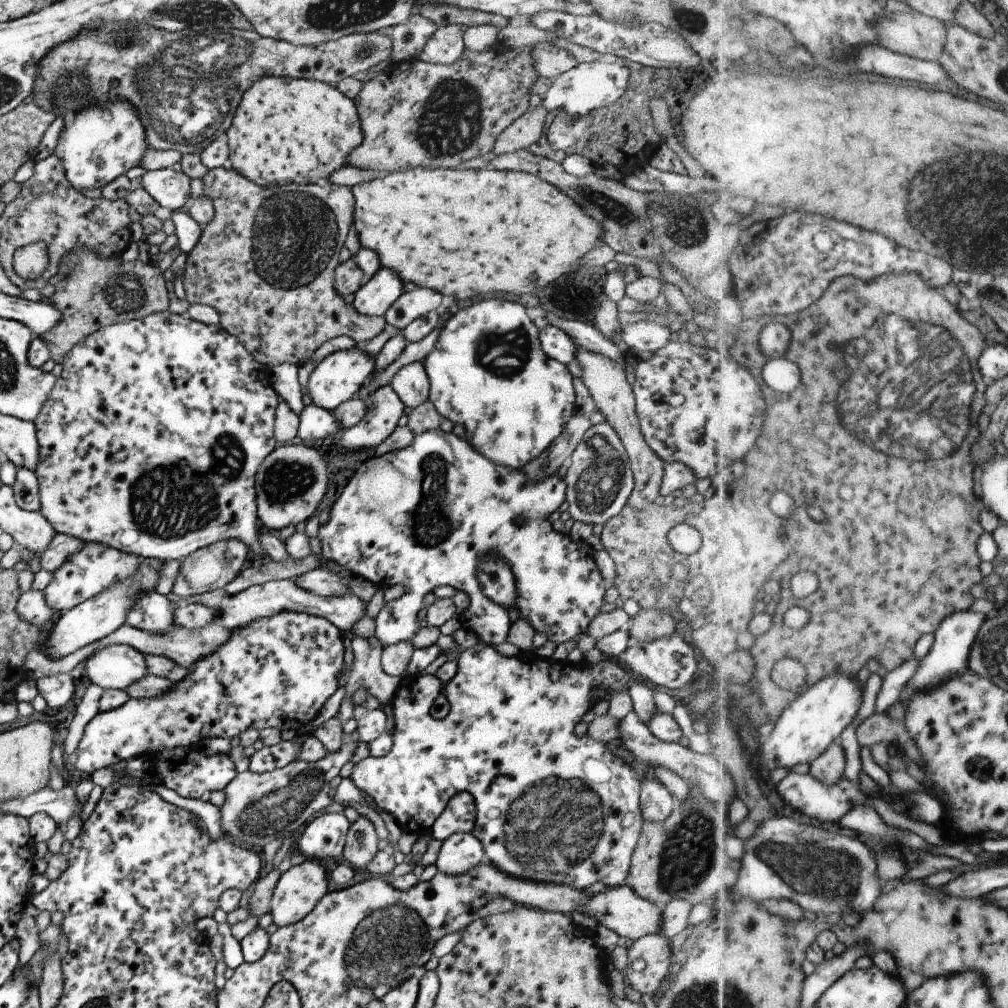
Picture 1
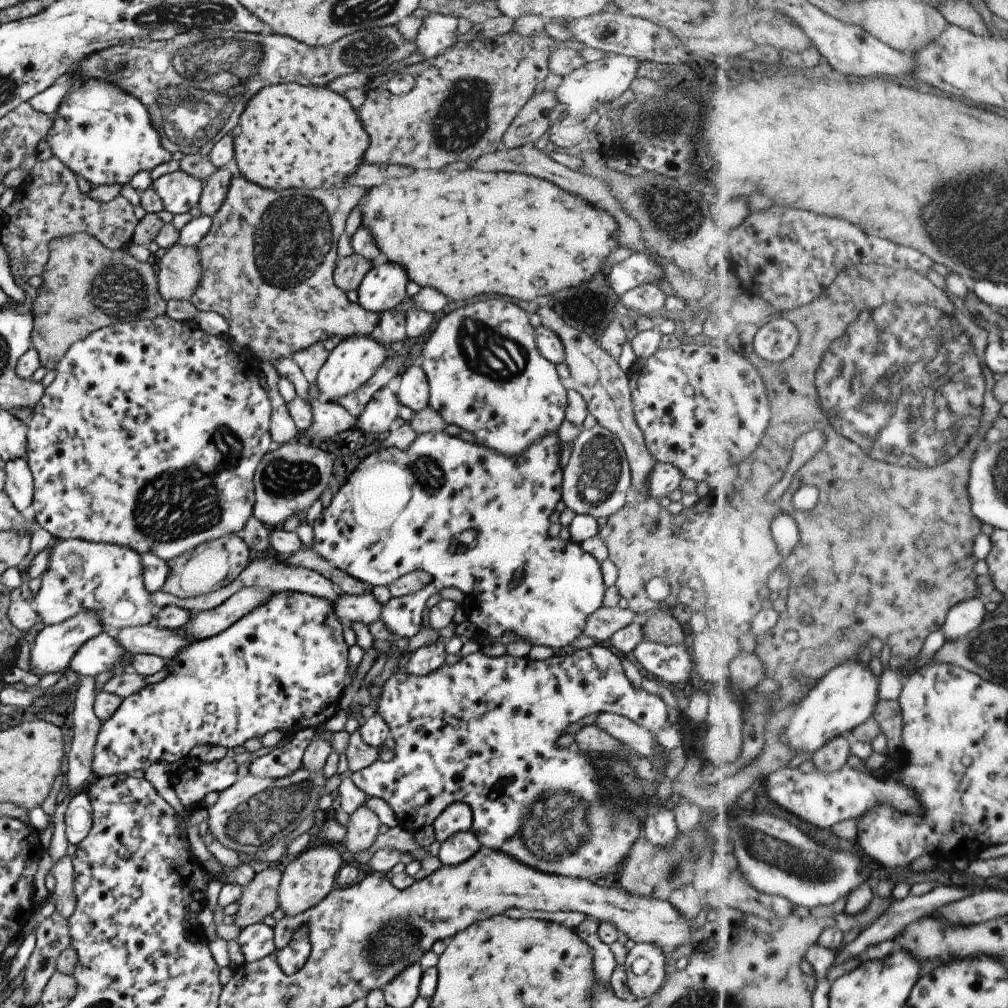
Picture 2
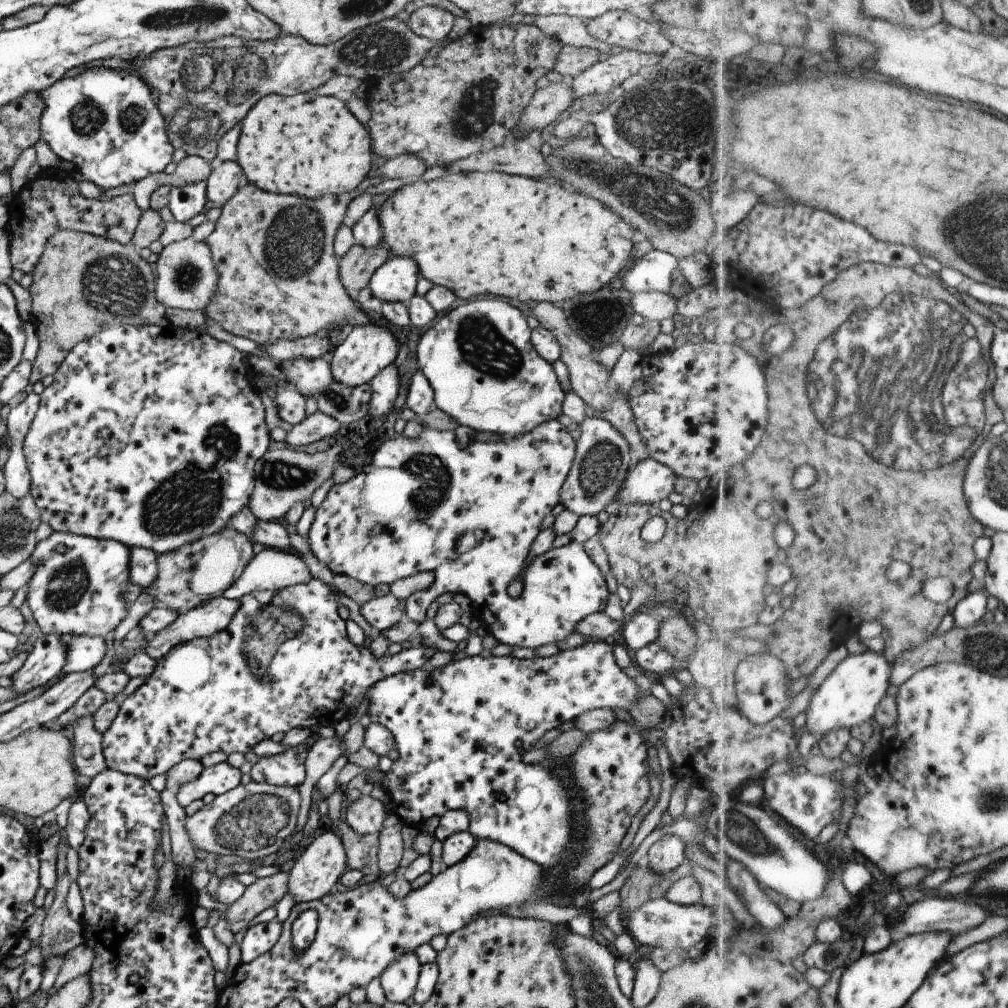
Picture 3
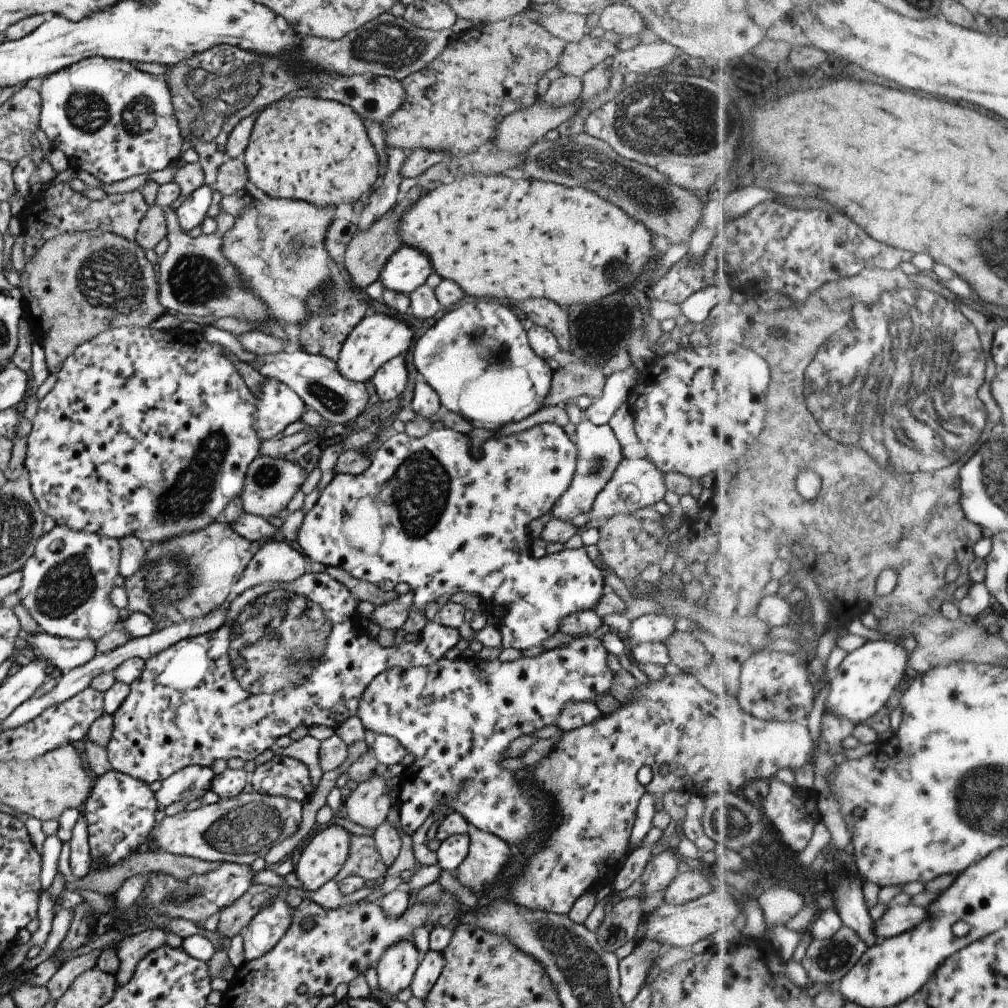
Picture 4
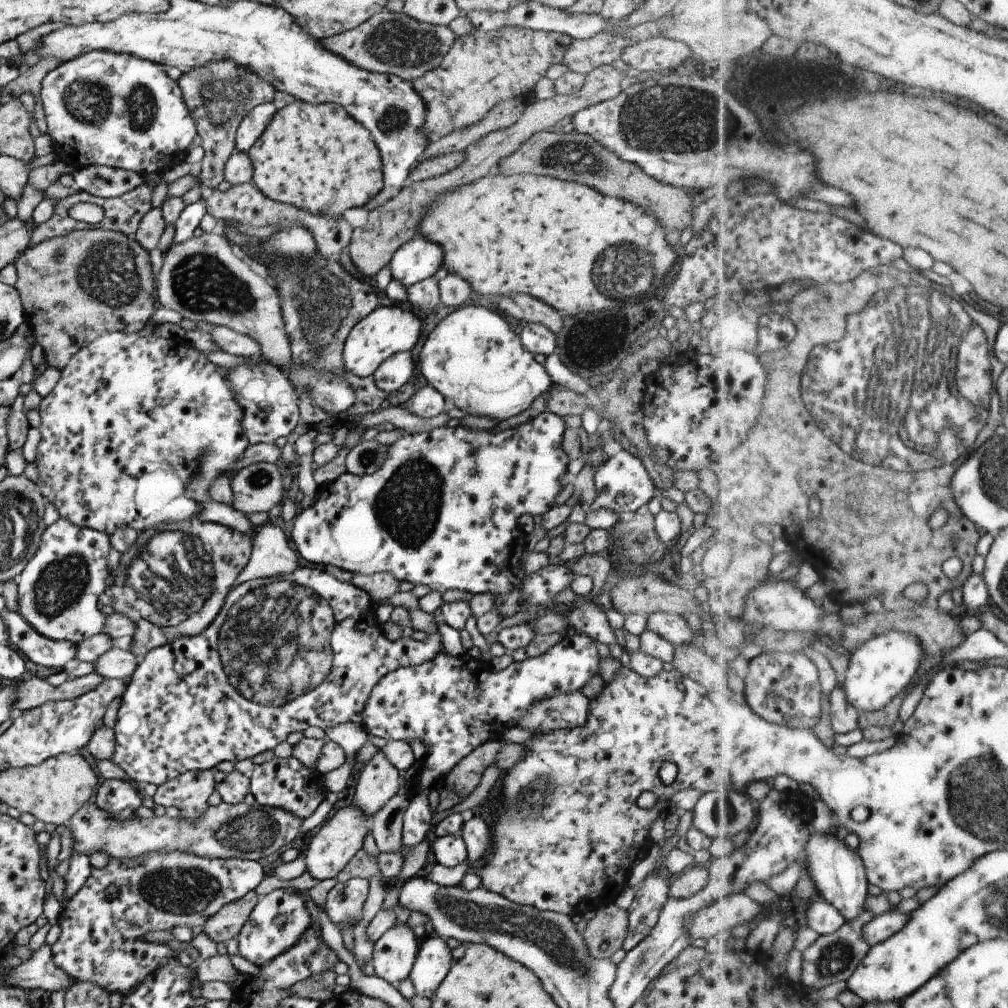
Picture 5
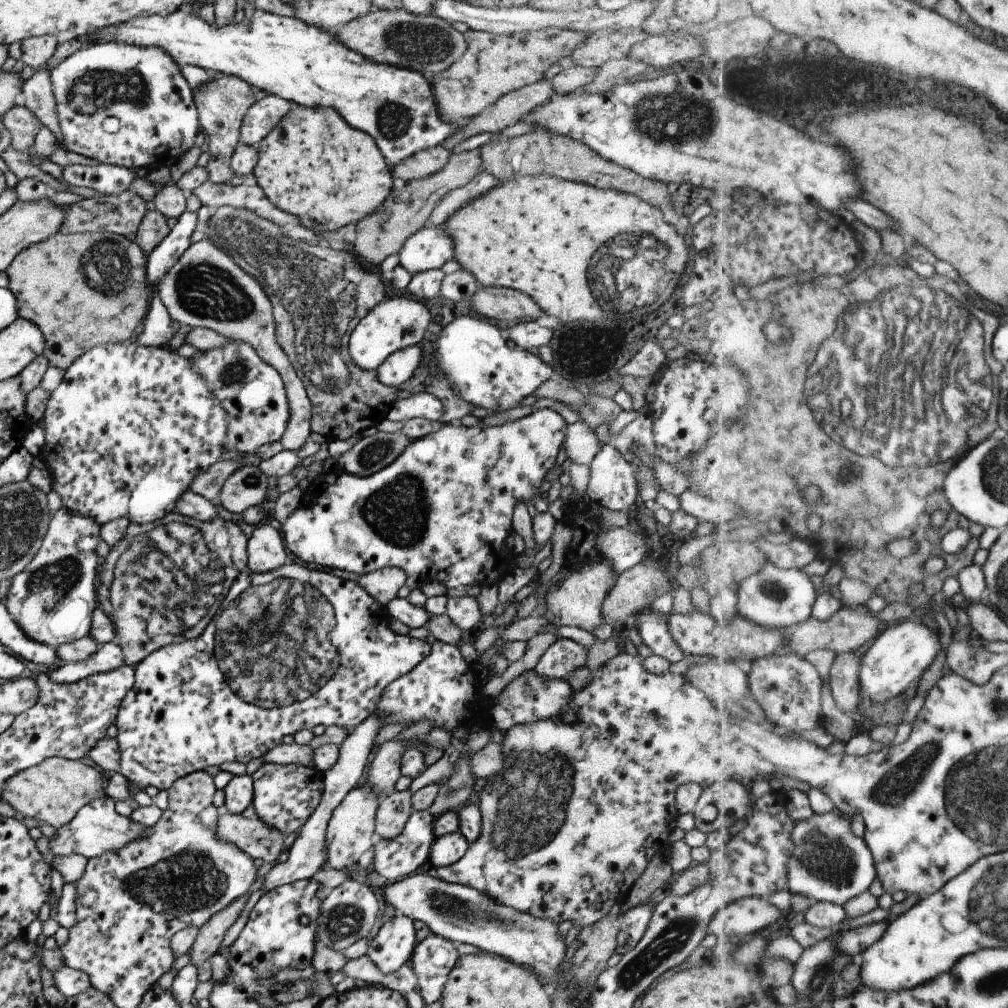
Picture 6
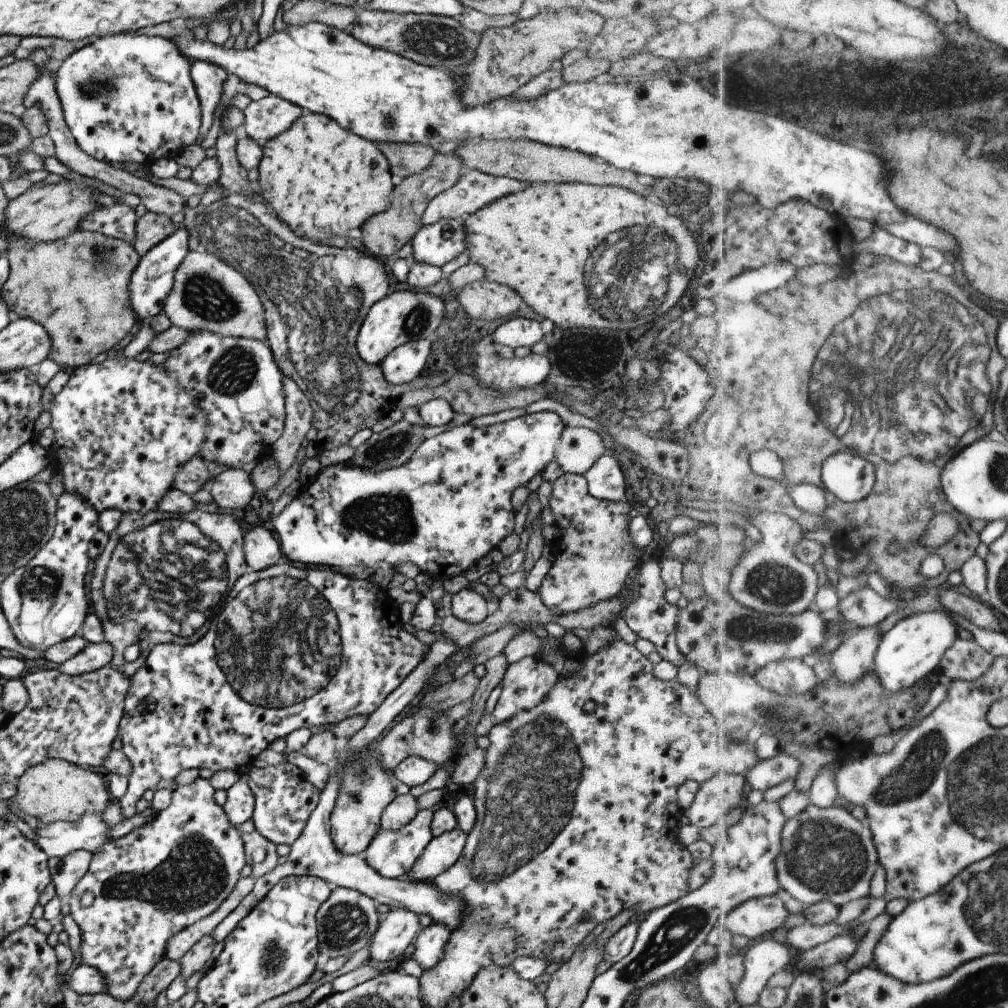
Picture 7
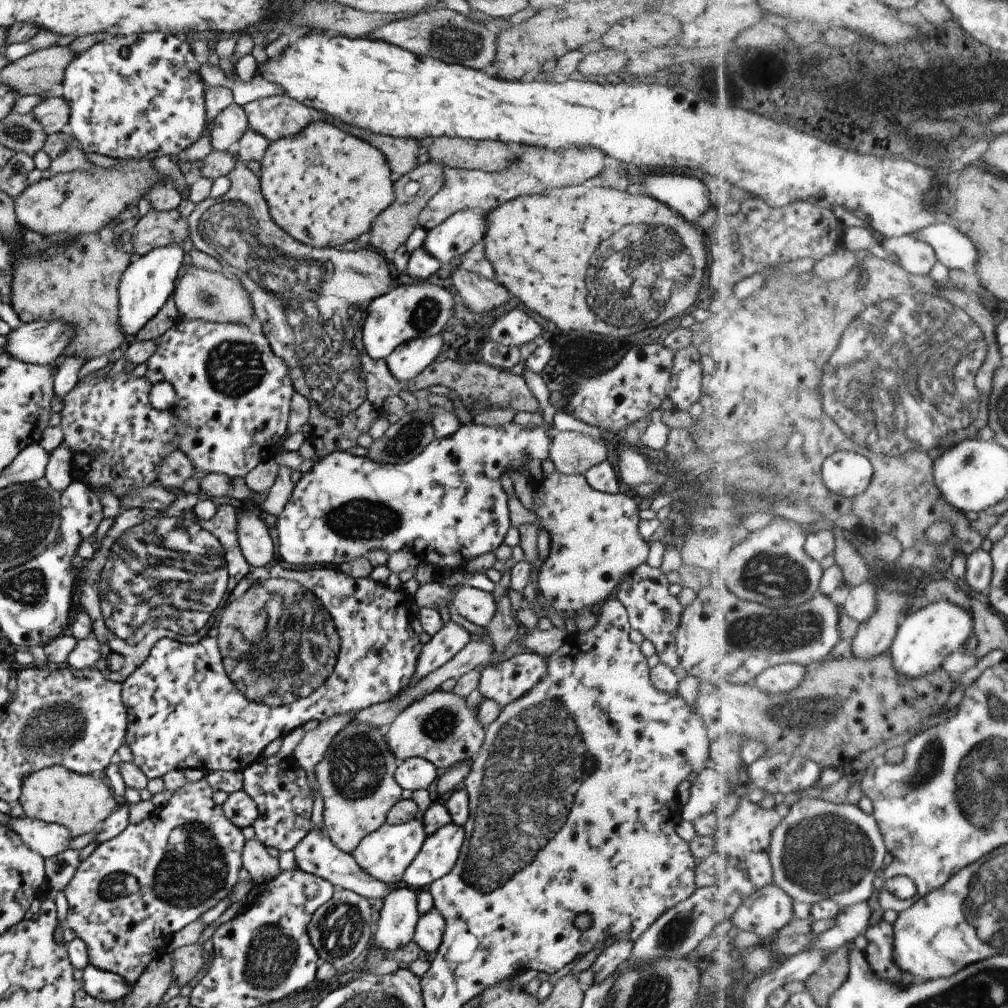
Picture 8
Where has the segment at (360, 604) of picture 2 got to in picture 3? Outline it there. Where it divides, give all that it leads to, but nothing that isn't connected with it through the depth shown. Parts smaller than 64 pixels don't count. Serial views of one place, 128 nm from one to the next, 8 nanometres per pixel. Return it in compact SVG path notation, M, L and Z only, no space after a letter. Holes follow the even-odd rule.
M390 592L376 595L360 605L360 615L379 632L406 619L404 599L395 598Z

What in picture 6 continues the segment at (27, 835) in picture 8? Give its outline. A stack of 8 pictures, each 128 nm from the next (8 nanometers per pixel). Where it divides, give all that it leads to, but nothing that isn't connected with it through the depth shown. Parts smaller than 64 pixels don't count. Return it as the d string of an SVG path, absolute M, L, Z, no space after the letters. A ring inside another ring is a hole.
M103 794L82 806L67 824L55 829L54 836L48 840L49 850L55 857L80 854L89 860L102 852L119 850L139 835L147 836L144 830L148 828L134 824L128 817L117 814L113 809L114 802L114 799Z

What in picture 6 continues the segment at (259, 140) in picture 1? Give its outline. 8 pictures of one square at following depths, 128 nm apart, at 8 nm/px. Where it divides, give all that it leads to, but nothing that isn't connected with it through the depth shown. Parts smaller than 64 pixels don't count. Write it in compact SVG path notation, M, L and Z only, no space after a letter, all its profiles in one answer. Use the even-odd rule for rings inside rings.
M292 104L290 111L285 115L255 146L257 151L257 162L252 170L256 184L267 200L278 209L288 215L296 217L300 221L300 226L311 229L314 232L333 231L344 228L346 224L359 222L364 216L374 213L383 204L383 201L393 192L391 188L392 174L385 164L381 151L377 148L375 141L363 131L351 128L332 108L309 108Z

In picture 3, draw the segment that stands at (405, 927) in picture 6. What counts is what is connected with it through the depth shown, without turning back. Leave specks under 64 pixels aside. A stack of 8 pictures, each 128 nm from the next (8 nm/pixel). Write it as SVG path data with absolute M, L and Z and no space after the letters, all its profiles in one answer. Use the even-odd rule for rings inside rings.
M413 951L396 956L384 971L380 972L379 982L387 1001L405 1003L414 991L420 963Z

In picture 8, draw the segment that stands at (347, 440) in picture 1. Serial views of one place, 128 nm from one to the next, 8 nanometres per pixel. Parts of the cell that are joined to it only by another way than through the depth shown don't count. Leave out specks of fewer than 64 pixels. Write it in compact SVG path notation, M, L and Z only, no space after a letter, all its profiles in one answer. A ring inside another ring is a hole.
M441 335L415 337L398 344L384 358L389 372L402 382L416 377L428 364L435 360L443 346Z

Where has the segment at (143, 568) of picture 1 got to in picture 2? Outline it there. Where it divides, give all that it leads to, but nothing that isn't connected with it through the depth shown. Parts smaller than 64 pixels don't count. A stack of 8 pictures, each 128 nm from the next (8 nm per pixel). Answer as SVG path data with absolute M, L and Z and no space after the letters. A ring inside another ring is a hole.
M89 610L87 612L77 612L75 616L63 620L61 623L45 626L33 638L33 643L30 644L29 668L35 672L37 678L39 674L61 672L63 668L68 668L73 654L79 650L80 646L101 633L103 633L103 630L101 630L99 614L89 612Z

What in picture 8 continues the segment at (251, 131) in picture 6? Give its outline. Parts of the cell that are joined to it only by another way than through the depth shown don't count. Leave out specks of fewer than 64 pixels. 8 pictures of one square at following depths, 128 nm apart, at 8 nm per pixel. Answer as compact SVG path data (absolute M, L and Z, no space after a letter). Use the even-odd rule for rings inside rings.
M285 93L258 98L242 107L248 126L268 141L293 136L311 122L307 107Z

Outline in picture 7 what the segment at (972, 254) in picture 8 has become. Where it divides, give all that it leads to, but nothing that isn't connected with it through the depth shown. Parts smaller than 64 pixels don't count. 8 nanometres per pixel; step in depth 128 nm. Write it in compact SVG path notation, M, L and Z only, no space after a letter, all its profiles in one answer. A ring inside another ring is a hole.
M906 218L903 223L881 225L880 223L875 222L875 224L879 224L881 228L891 231L895 236L918 244L921 247L932 246L939 248L941 252L945 252L945 256L947 256L947 260L949 260L951 264L957 264L957 262L959 262L959 256L957 256L957 248L959 248L959 242L955 242L955 236L949 236L945 230L941 230L941 228L933 226L933 224L927 224L925 220L915 220L915 218L911 218L911 220L909 220L909 218Z

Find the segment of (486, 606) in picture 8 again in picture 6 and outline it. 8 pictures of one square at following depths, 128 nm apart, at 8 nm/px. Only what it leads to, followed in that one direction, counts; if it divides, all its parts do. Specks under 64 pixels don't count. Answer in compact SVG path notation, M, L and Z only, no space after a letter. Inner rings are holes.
M468 595L447 598L444 613L467 635L476 632L487 619L479 610L476 598Z

